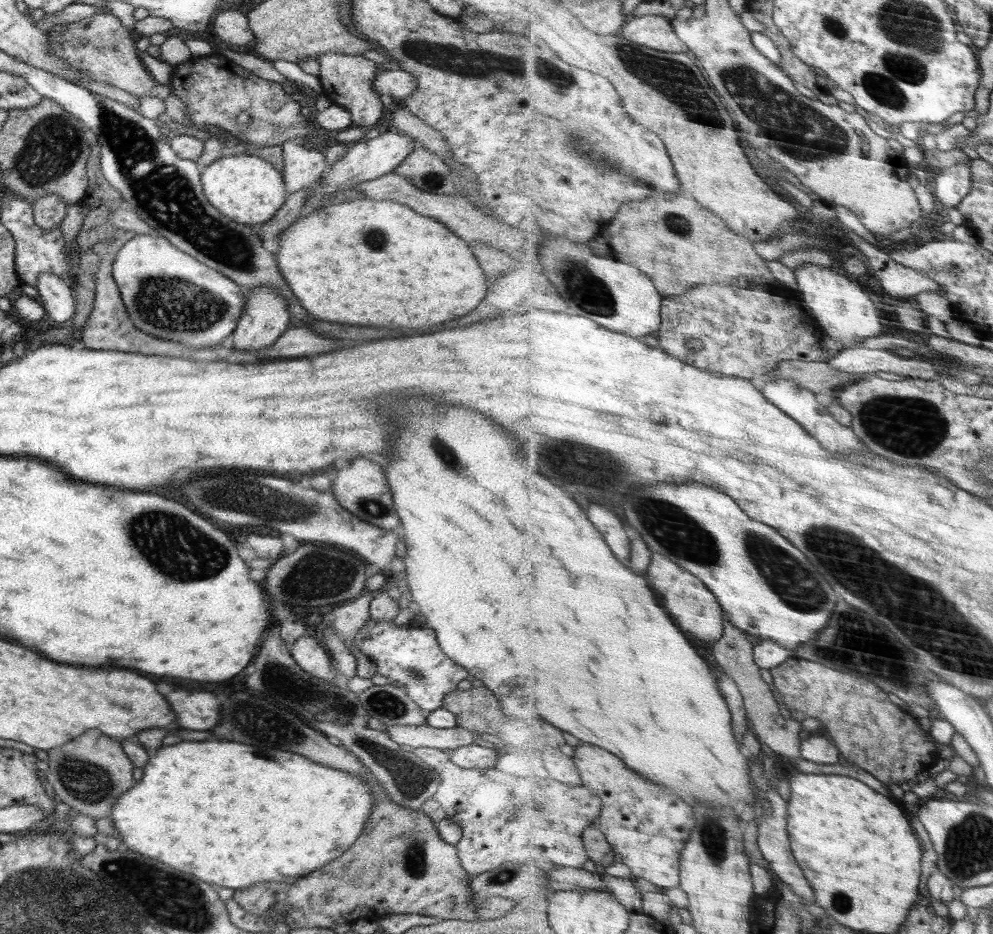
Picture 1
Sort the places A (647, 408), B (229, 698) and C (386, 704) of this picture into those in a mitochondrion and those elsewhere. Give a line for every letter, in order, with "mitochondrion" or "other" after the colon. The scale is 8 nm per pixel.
A: other
B: other
C: mitochondrion

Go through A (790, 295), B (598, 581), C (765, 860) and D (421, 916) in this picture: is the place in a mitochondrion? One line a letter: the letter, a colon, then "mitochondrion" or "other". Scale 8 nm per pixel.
A: other
B: other
C: other
D: other

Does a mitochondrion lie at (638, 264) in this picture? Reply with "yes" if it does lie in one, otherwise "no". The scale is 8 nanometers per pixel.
no

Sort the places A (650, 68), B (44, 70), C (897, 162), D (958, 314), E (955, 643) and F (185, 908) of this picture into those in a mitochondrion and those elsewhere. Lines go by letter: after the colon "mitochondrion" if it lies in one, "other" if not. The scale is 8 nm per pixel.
A: mitochondrion
B: other
C: other
D: other
E: mitochondrion
F: mitochondrion

